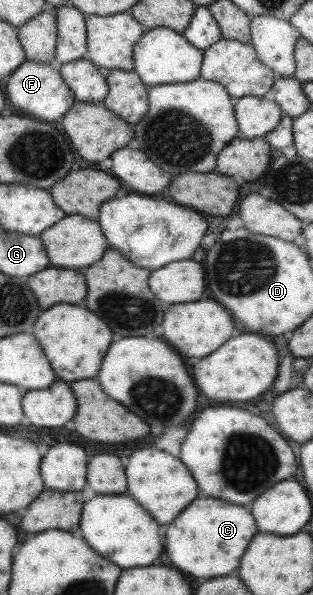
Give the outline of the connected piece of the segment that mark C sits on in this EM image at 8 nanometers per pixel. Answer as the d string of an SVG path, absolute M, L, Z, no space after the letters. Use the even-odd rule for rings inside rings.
M196 498L168 524L164 534L164 552L180 572L198 578L214 578L238 568L240 556L254 534L256 526L246 508L218 498Z

